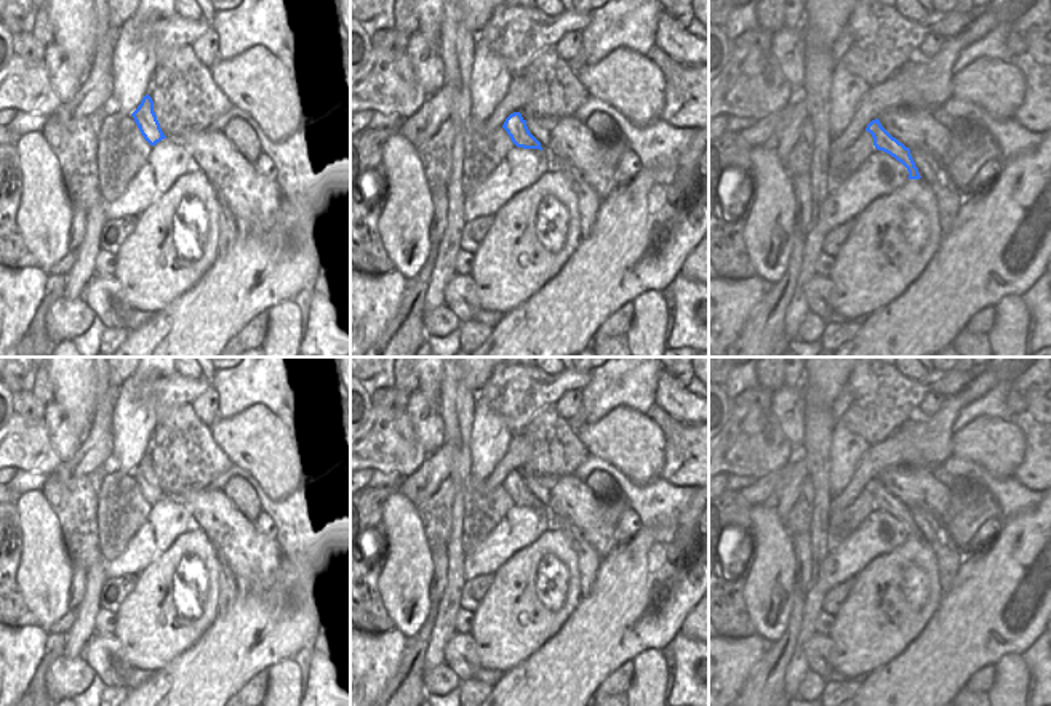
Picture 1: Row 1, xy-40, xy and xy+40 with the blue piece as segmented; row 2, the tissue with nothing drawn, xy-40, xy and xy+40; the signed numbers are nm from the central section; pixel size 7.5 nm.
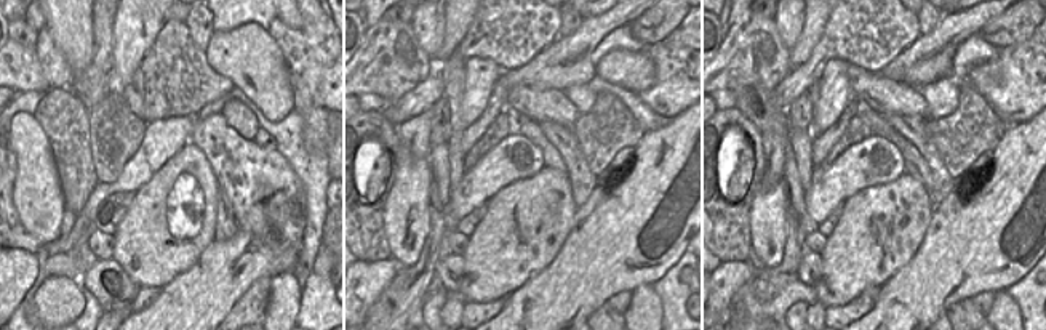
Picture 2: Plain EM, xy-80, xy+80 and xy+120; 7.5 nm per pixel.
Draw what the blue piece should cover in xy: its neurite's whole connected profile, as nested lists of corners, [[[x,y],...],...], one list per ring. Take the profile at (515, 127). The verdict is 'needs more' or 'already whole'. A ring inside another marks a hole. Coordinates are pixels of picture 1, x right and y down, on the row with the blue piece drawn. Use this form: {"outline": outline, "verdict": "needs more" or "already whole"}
{"outline": [[[520,112],[510,114],[502,128],[507,131],[517,147],[542,150],[541,142],[529,133],[526,120]]], "verdict": "already whole"}

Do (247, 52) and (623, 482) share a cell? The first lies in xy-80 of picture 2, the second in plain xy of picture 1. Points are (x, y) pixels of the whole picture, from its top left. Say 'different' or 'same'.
different

